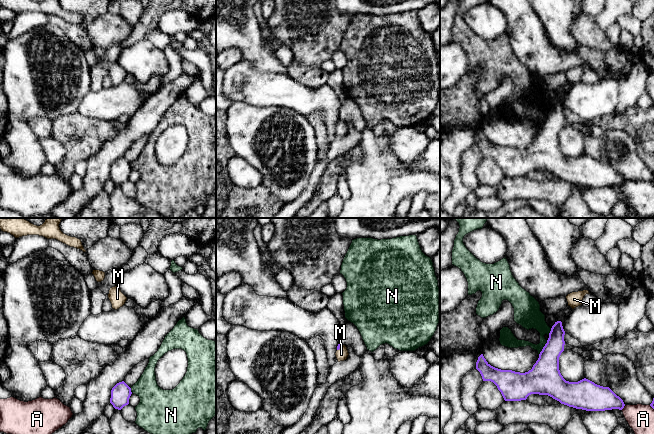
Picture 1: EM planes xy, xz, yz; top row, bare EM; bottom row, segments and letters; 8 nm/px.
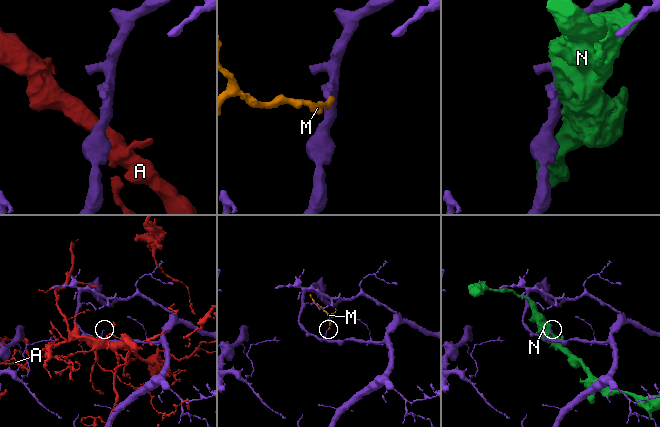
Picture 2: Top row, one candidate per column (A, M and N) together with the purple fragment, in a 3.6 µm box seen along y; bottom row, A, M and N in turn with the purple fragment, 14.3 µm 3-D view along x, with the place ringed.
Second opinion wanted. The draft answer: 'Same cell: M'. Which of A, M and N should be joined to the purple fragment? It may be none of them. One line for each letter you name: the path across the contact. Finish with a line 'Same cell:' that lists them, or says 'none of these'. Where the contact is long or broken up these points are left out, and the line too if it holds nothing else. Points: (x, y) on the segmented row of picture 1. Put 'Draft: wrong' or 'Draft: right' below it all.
M: across xz (339, 346), (339, 348), (341, 354)
Same cell: M
Draft: right

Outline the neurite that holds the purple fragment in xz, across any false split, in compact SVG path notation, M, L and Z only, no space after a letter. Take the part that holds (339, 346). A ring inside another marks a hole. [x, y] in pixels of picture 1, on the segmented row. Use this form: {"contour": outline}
{"contour": "M339 343L335 355L338 362L346 360L349 355L347 347Z"}

